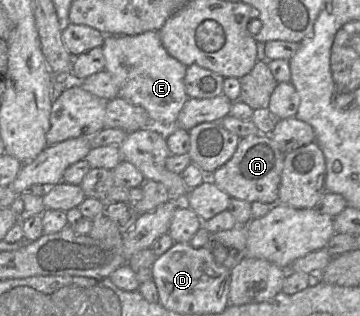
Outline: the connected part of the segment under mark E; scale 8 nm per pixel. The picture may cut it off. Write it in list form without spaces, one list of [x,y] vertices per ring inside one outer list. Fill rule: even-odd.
[[[146,31],[144,33],[138,34],[138,35],[107,35],[105,37],[105,40],[102,45],[102,50],[105,58],[105,69],[108,71],[114,79],[116,80],[116,84],[118,86],[118,96],[122,99],[134,104],[138,105],[146,110],[146,112],[149,115],[149,118],[151,120],[151,124],[153,126],[160,127],[162,129],[169,129],[175,126],[178,115],[183,108],[184,104],[186,103],[187,99],[189,98],[186,91],[185,91],[185,85],[184,85],[184,77],[186,74],[187,66],[180,63],[178,60],[176,60],[174,57],[172,57],[164,48],[159,31]]]

